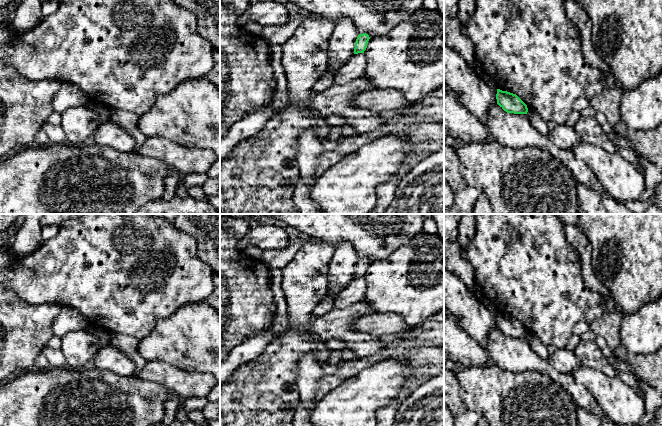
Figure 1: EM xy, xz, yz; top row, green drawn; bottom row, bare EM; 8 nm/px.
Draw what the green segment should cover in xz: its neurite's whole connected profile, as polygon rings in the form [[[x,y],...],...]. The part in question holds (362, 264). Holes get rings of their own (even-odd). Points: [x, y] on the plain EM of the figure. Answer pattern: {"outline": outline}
{"outline": [[[366,257],[358,259],[356,266],[355,266],[354,278],[364,277],[364,275],[367,272],[369,263],[370,261]]]}

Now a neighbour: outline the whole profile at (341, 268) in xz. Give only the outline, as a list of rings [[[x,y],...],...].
[[[342,242],[335,248],[328,265],[328,295],[335,297],[350,284],[358,259],[355,248],[349,242]]]

